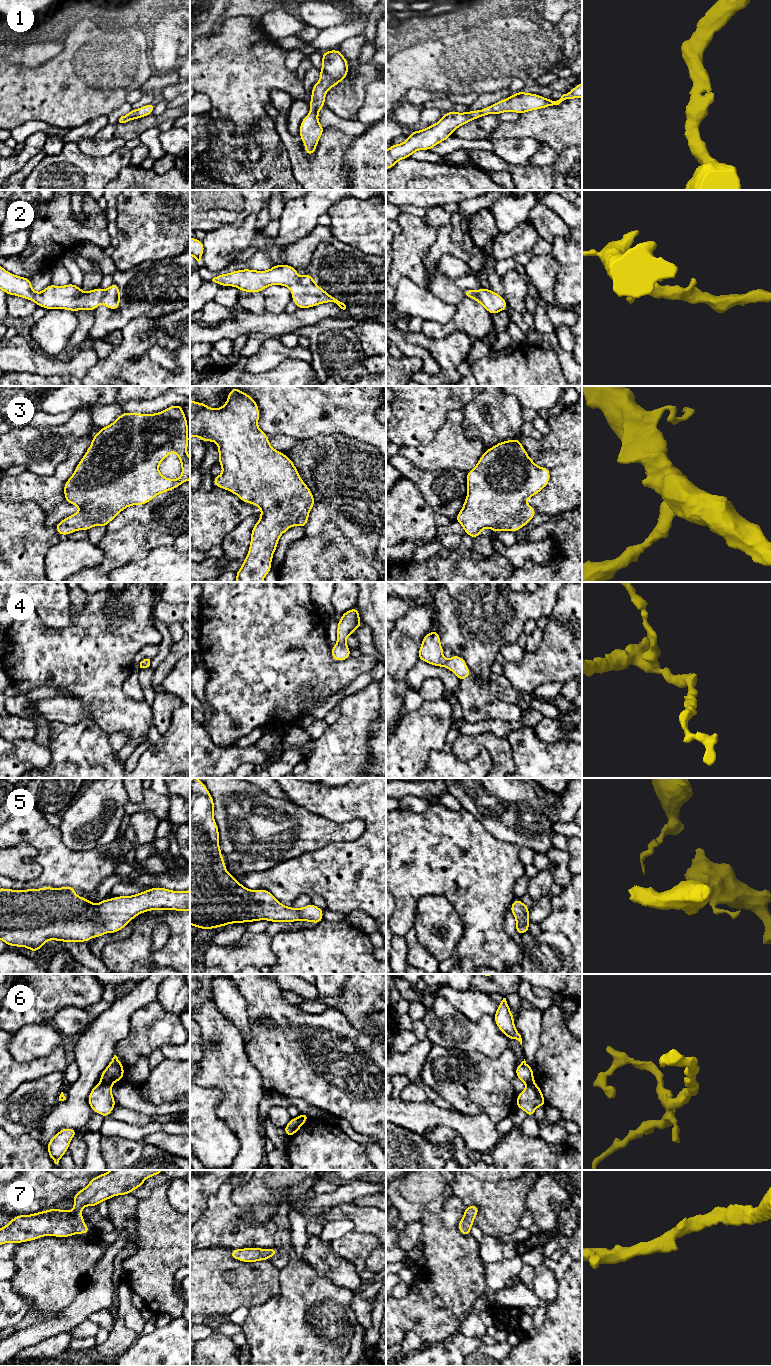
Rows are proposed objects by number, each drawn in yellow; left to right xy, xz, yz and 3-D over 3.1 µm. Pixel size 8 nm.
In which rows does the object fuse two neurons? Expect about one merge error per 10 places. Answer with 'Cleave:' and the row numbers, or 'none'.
Cleave: 6

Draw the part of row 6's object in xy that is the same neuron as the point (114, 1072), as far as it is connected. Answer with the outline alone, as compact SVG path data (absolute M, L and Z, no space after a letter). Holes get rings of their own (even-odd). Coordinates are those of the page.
M114 1055L111 1062L108 1064L106 1069L101 1073L100 1079L109 1084L123 1080L124 1066L118 1060L118 1057Z

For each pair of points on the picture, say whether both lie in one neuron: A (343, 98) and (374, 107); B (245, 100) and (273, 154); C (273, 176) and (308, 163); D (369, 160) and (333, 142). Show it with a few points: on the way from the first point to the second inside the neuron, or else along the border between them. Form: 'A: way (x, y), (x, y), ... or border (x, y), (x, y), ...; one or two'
A: border (371, 82), (365, 87), (363, 103), (357, 114); two
B: border (268, 116), (253, 131), (253, 140), (259, 146); two
C: border (284, 147), (288, 153), (291, 171), (296, 179); two
D: border (356, 136), (345, 151), (347, 172); two

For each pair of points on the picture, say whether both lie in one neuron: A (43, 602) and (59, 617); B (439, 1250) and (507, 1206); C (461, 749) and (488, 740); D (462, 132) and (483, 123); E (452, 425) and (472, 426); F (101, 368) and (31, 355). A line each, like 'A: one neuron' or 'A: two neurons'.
A: one neuron
B: two neurons
C: one neuron
D: one neuron
E: two neurons
F: two neurons

